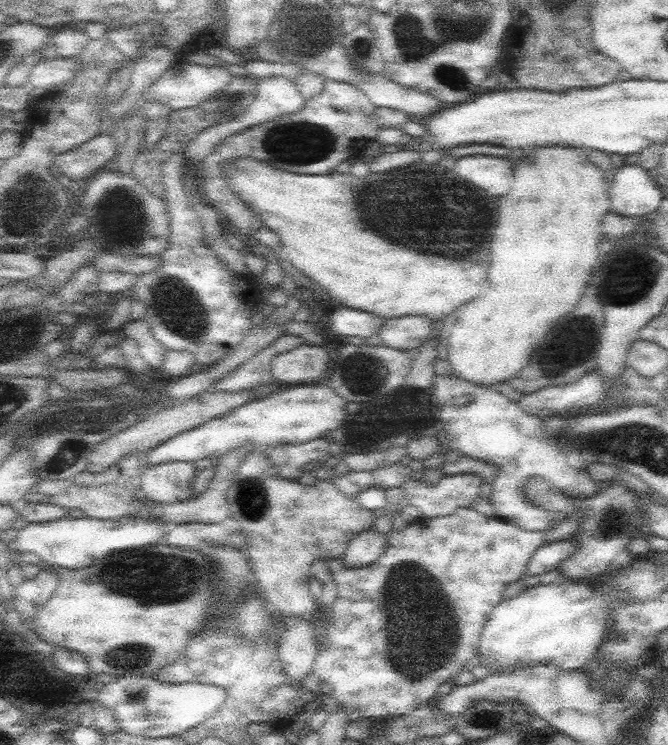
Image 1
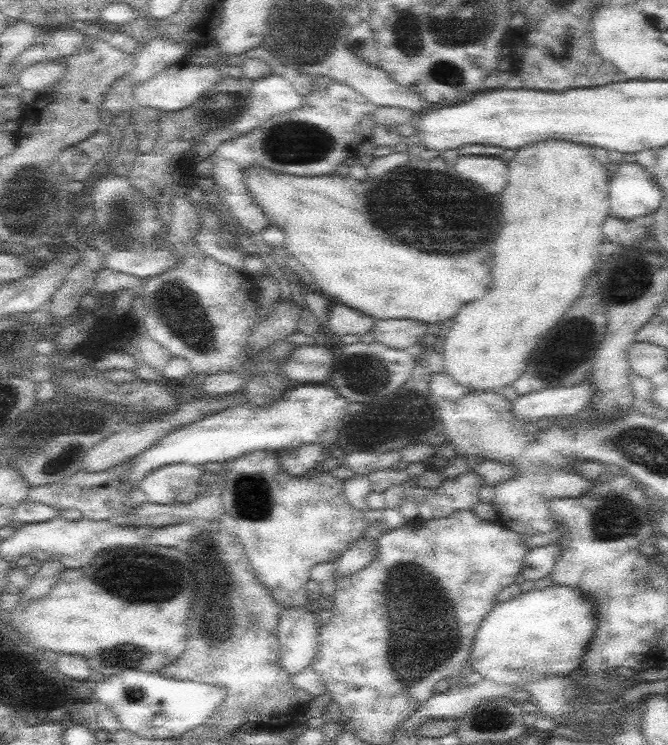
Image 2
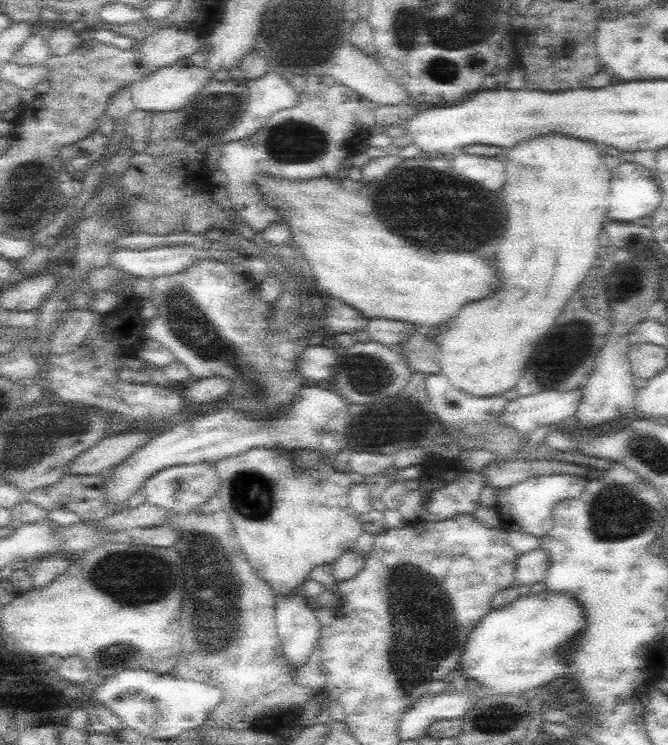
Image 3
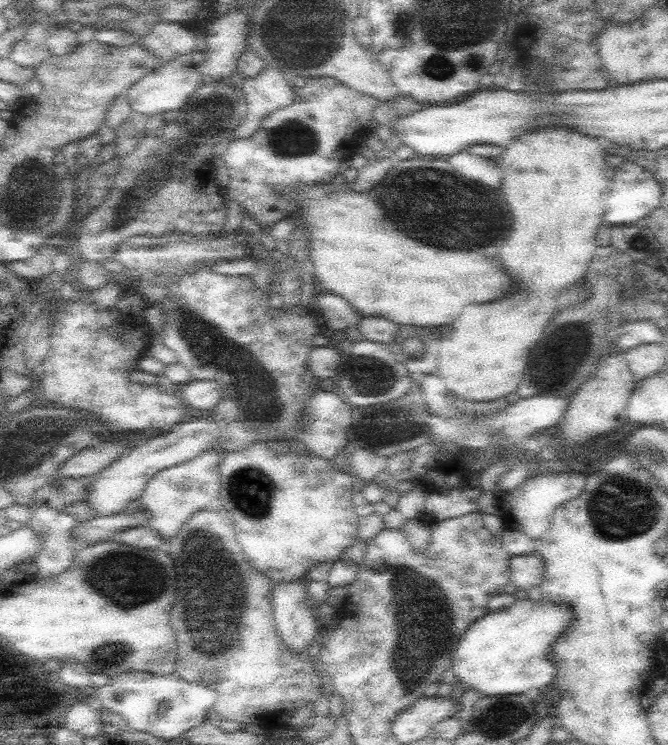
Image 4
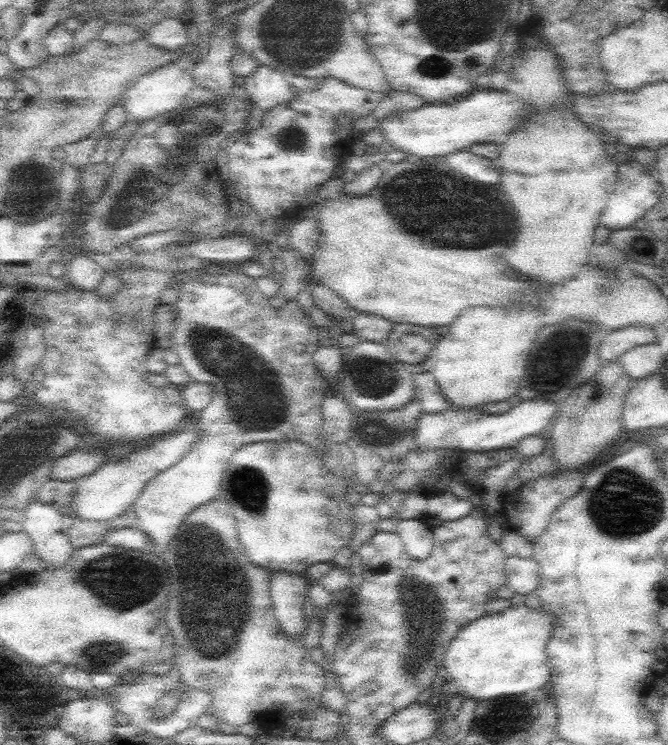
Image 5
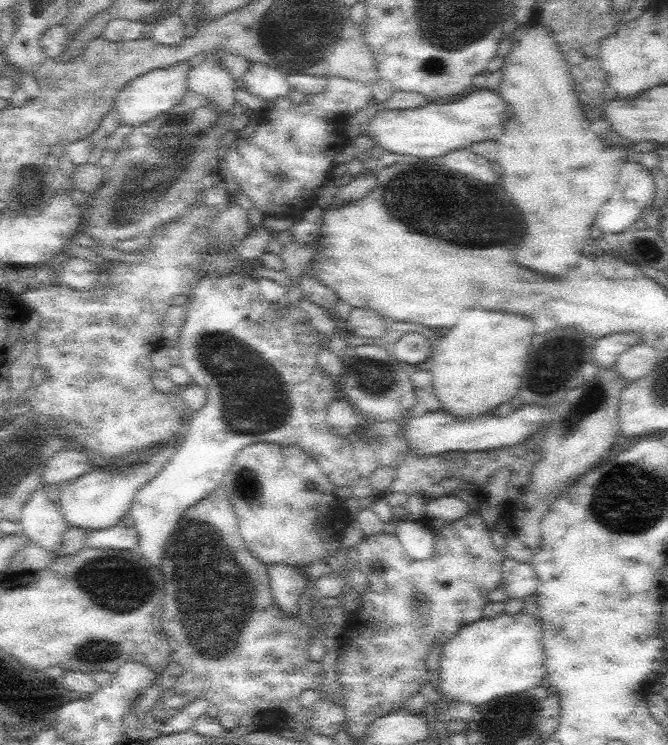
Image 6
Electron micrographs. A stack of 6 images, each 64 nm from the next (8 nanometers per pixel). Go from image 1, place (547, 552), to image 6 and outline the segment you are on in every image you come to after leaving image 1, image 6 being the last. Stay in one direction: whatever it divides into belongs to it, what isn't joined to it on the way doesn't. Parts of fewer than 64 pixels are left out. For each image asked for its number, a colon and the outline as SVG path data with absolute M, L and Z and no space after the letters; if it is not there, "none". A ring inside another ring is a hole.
2: M547 544L547 546L539 546L539 548L529 550L523 556L519 580L537 582L541 578L547 578L553 570L553 564L557 558L559 558L559 546L555 546L555 544Z
3: M531 550L515 560L515 586L533 586L543 582L549 570L549 556L545 550Z
4: M537 554L511 556L509 560L509 578L517 590L529 592L531 588L543 582L543 560Z
5: M507 556L505 566L505 586L513 594L529 594L539 586L539 564L535 558L515 558Z
6: M505 558L501 564L501 590L507 594L509 600L525 600L537 592L539 578L533 564L515 562L513 558Z

